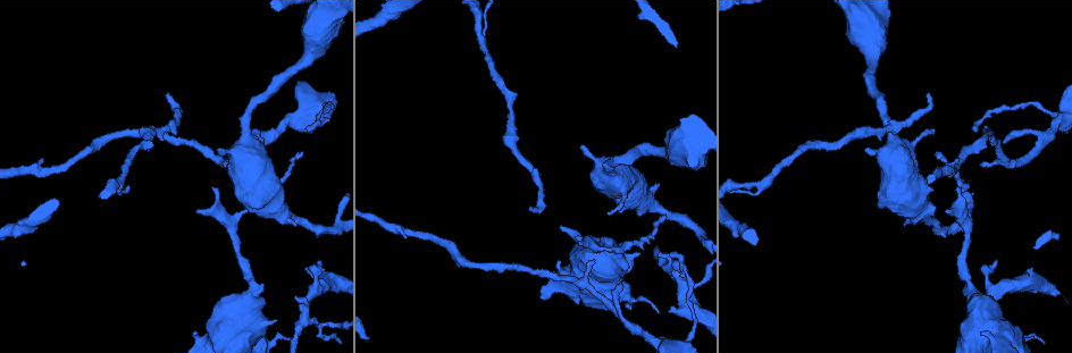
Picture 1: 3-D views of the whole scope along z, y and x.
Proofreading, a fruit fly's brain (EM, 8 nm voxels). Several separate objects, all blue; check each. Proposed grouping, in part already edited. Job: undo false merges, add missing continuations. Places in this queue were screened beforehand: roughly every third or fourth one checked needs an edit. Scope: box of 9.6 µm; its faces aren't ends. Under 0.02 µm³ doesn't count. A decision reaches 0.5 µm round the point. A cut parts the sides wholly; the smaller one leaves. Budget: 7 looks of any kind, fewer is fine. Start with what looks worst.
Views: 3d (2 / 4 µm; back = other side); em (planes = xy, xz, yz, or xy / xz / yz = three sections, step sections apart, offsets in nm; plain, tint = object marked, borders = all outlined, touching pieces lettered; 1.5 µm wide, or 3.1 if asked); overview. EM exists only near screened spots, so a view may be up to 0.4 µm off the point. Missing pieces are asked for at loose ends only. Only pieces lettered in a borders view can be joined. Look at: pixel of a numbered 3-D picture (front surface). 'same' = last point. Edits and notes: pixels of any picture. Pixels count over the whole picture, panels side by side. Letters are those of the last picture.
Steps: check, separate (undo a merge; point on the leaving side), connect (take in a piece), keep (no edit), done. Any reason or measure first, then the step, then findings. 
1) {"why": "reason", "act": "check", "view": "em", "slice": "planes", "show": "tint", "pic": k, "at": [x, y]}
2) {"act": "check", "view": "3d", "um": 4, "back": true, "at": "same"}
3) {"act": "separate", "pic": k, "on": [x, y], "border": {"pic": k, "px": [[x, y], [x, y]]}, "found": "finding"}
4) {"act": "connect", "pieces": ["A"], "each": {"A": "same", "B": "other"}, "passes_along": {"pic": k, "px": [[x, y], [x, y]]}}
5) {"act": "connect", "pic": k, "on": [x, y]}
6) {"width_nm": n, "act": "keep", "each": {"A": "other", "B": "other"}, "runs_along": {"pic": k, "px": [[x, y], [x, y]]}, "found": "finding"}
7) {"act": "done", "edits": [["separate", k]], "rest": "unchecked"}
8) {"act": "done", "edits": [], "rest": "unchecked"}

{"why": "branch stops here", "act": "check", "view": "em", "slice": "planes", "show": "borders", "pic": 1, "at": [533, 208]}

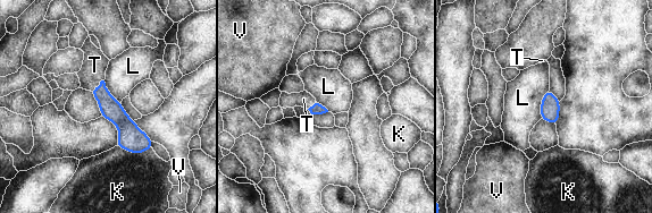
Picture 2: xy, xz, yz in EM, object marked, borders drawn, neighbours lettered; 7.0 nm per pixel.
{"act": "connect", "pieces": ["T"], "each": {"K": "other", "L": "other", "T": "same", "V": "other"}, "passes_along": {"pic": 2, "px": [[111, 109], [98, 86], [94, 65]]}, "found": "it goes on there"}

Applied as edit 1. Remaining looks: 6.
{"why": "an open end", "act": "check", "view": "em", "slice": "planes", "show": "plain", "pic": 1, "at": [956, 186]}

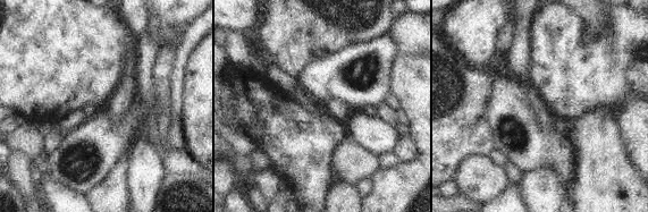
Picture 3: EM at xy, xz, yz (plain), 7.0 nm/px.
{"why": "see the neighbours", "act": "check", "view": "em", "slice": "planes", "show": "borders", "at": "same"}

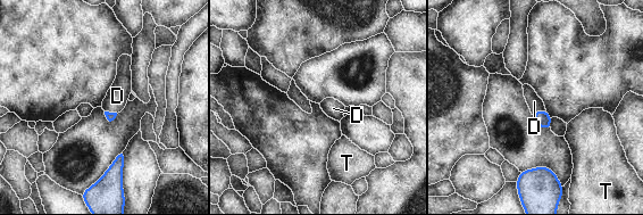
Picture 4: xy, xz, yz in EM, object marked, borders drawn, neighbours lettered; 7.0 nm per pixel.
{"act": "connect", "pieces": ["D"], "each": {"D": "same", "T": "other"}, "passes_along": {"pic": 4, "px": [[542, 118], [539, 110], [534, 101]]}, "found": "the neuron continues"}

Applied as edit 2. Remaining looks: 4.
{"act": "done", "edits": [["connect", 2], ["connect", 4]], "rest": "unchecked"}

